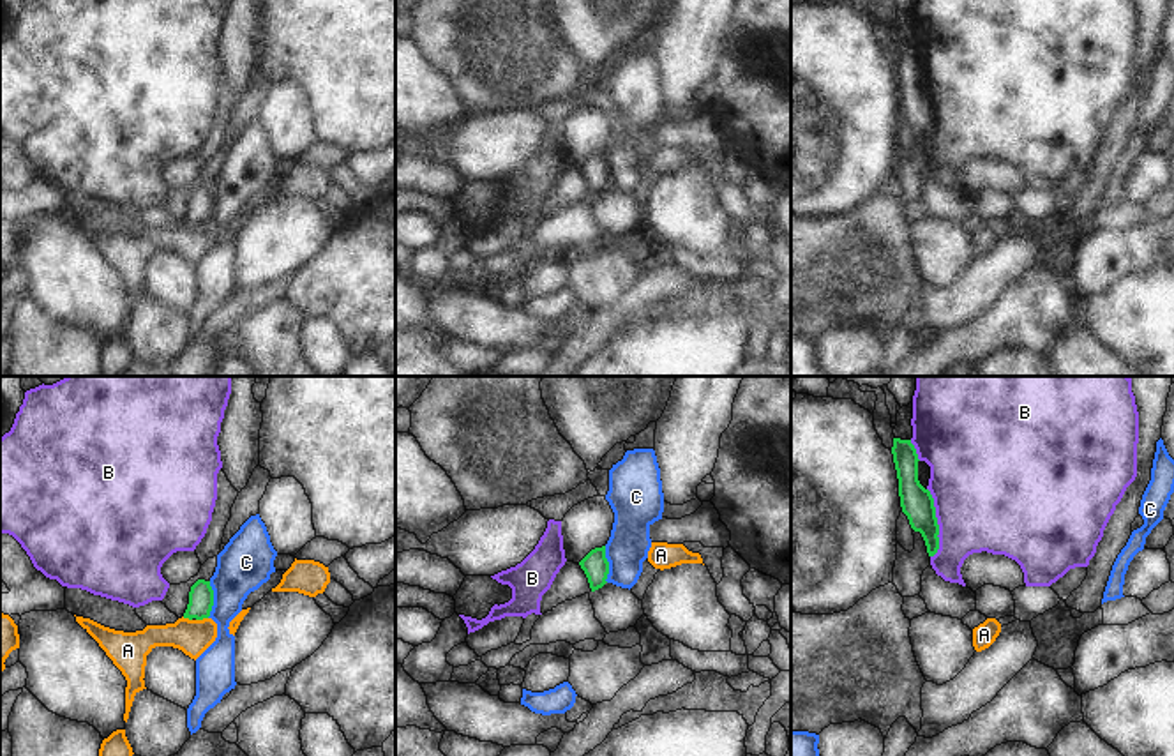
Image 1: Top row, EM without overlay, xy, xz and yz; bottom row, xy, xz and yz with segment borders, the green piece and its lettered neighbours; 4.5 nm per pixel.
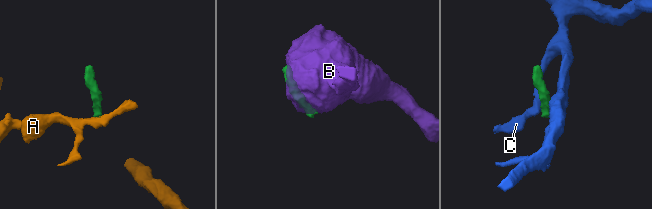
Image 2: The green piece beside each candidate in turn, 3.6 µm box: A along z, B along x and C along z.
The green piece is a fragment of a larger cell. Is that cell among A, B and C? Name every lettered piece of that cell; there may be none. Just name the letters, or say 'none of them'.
none of them.

